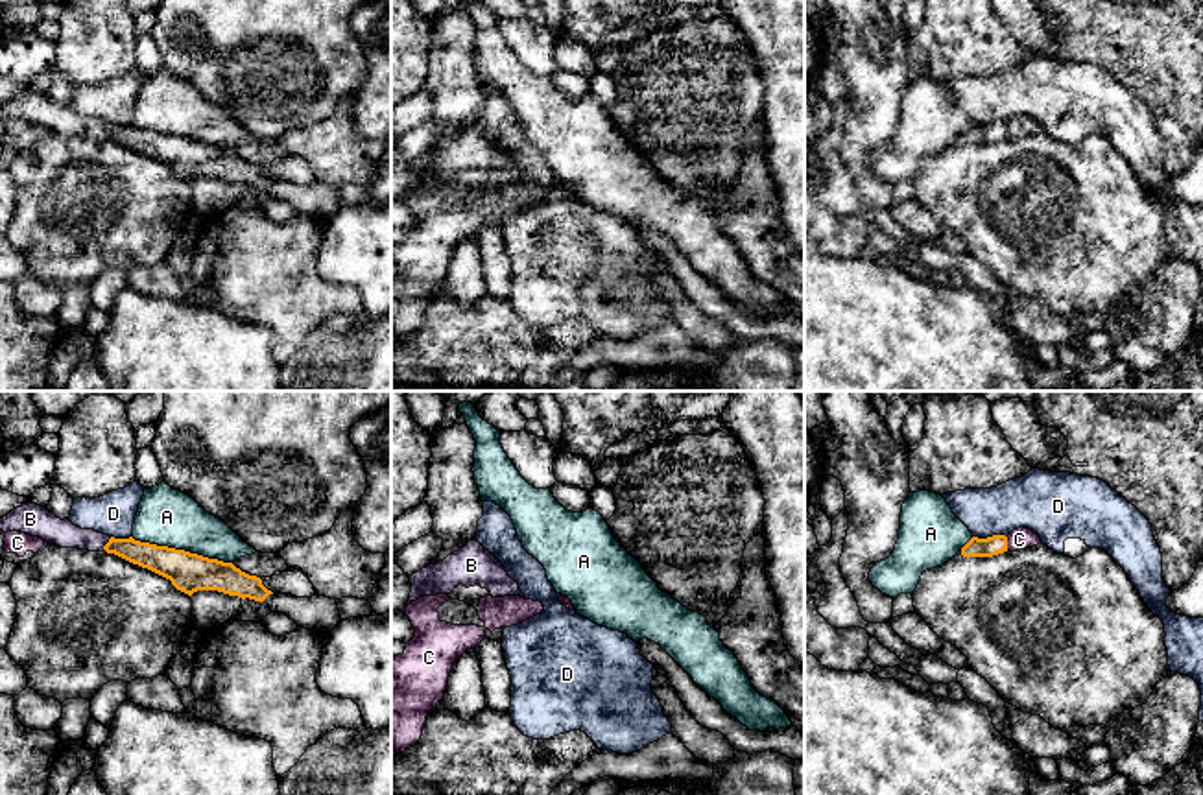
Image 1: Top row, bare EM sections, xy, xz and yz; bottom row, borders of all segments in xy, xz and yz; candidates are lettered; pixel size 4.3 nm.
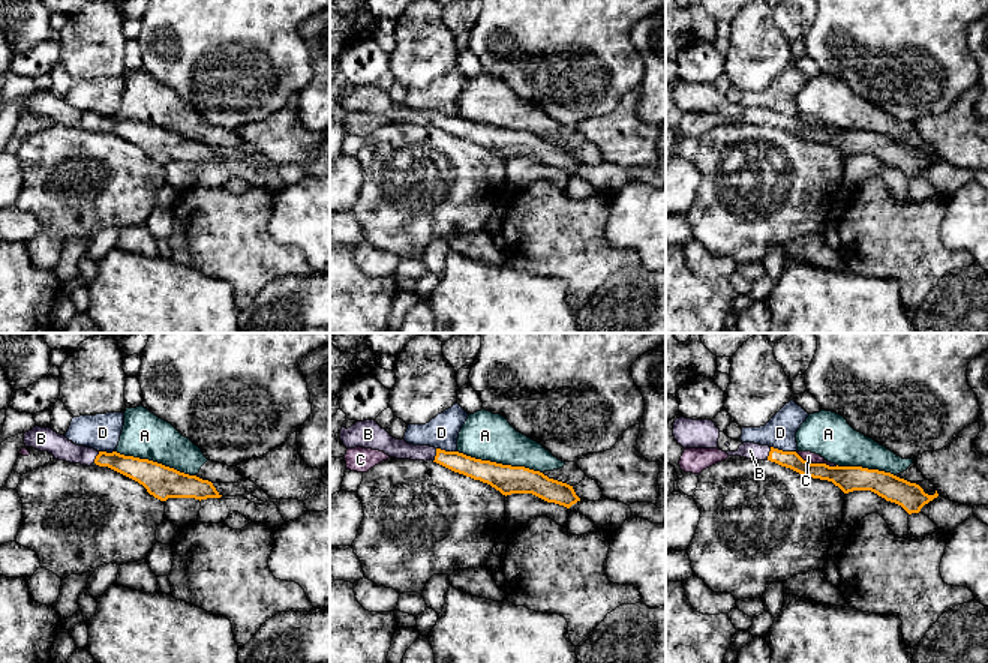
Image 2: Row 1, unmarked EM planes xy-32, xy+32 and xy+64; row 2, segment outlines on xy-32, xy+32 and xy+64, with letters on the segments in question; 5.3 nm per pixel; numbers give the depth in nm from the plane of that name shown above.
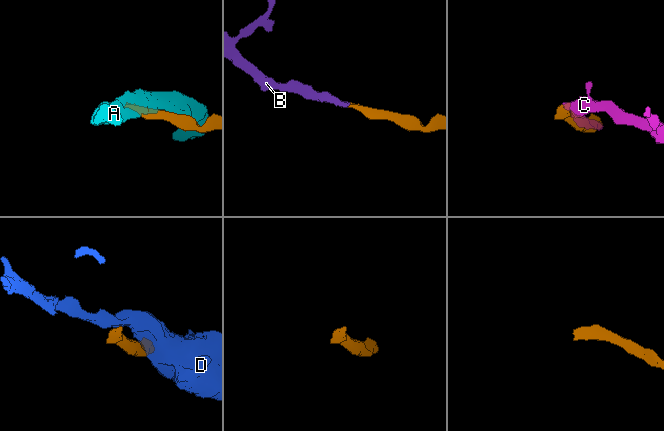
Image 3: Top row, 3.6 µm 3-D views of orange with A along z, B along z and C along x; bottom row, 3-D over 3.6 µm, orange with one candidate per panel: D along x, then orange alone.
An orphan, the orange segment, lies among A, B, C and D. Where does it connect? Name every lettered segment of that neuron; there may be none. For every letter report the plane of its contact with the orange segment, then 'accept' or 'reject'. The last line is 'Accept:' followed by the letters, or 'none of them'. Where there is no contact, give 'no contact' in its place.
A: meets orange in xy; reject
B: meets orange in xy; accept
C: meets orange in yz; reject
D: meets orange in yz; reject
Accept: B

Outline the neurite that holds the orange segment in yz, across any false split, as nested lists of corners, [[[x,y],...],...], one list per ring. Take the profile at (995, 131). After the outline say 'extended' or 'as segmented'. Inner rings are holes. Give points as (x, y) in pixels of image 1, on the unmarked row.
[[[993,122],[987,125],[972,124],[963,135],[963,144],[993,144],[998,140],[1007,138],[1007,124],[1006,122]]] | as segmented

